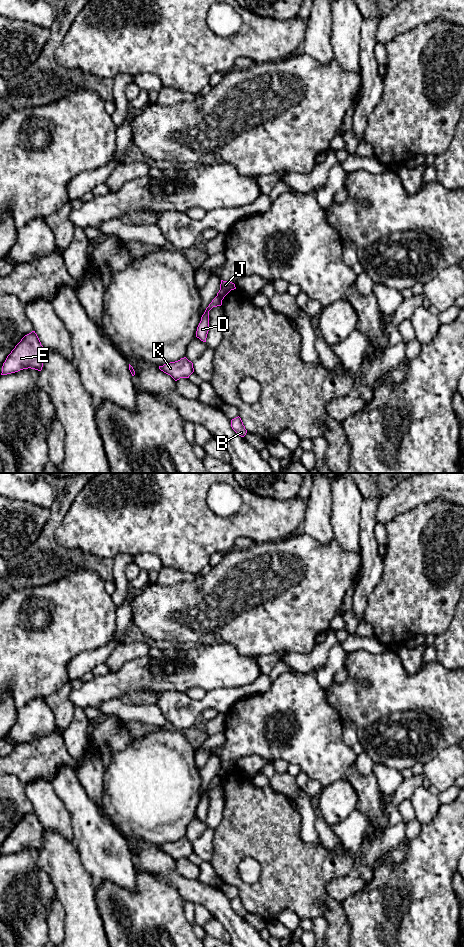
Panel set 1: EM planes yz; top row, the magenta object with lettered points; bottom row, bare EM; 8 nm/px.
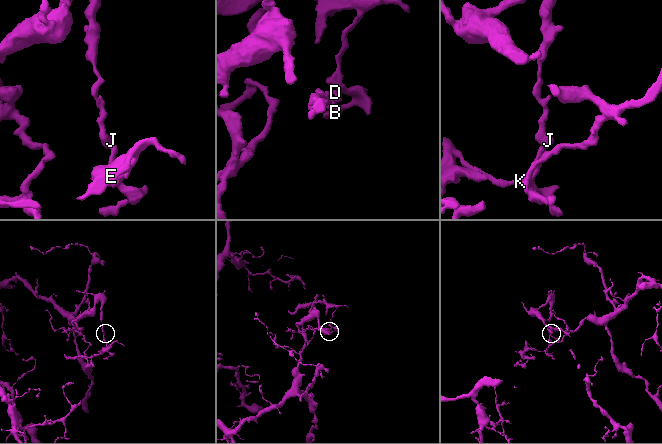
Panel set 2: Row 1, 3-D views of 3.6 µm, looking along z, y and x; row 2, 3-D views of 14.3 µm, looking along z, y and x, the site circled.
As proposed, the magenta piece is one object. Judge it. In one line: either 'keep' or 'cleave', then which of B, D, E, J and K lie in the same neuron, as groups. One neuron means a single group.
cleave | B D E K / J

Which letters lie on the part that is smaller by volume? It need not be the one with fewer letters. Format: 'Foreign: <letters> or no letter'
Foreign: B, D, E, K

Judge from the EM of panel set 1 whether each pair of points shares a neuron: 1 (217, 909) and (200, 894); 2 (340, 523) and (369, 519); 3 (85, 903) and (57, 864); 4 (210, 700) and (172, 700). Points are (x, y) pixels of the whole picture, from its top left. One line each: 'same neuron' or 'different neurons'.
1: same neuron
2: different neurons
3: same neuron
4: same neuron

